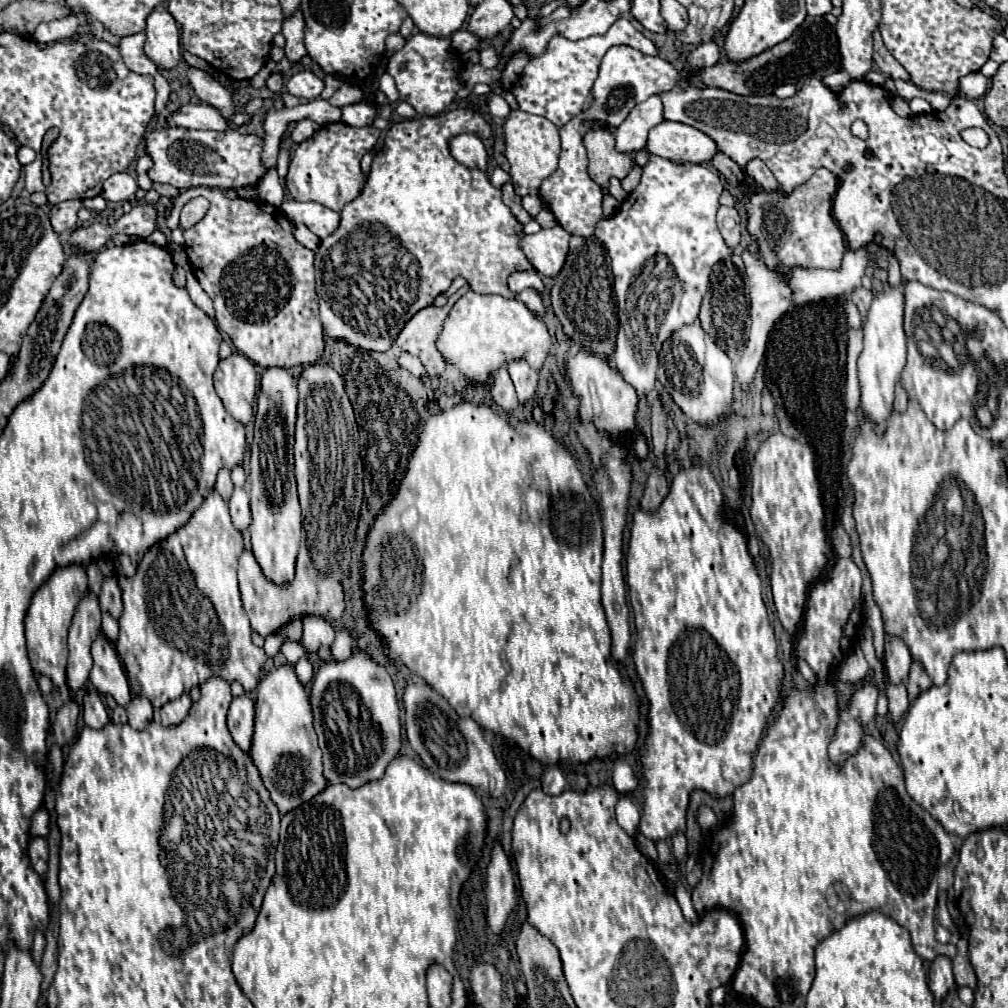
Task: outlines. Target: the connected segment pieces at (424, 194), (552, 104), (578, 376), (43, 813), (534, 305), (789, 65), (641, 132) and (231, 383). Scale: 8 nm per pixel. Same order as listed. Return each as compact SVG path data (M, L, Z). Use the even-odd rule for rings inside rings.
M457 106L437 116L401 120L387 130L385 146L375 154L361 194L343 206L339 228L321 240L315 252L317 296L327 336L343 338L357 348L387 352L405 322L421 308L433 304L455 276L463 276L477 294L515 296L507 286L507 278L519 270L533 270L519 246L525 236L523 224L503 204L501 190L491 186L485 172L461 166L449 152L449 140L457 134L475 134L484 139L491 133L489 122L469 106Z
M619 18L613 24L613 30L607 30L607 34L597 36L597 38L587 38L581 42L571 42L571 40L565 40L561 36L555 36L551 40L551 44L547 46L543 56L527 62L517 84L513 86L513 94L519 102L519 108L523 112L543 116L561 128L573 116L581 114L581 110L589 104L591 88L593 88L593 82L597 78L597 70L599 70L599 62L601 62L605 50L609 50L611 46L617 46L617 44L627 44L631 48L641 50L643 54L657 56L655 44L649 38L645 38L631 24L629 18ZM525 80L527 80L527 88L523 88Z
M579 350L567 358L567 370L571 376L571 386L575 394L581 398L579 416L583 420L593 422L601 432L621 434L635 428L635 416L639 410L639 396L629 386L615 368L603 364L597 354L589 354L589 350Z
M45 808L37 810L31 820L31 834L33 836L47 836L49 834L49 812Z
M523 290L521 294L517 294L517 300L525 302L525 306L529 306L529 310L533 310L533 314L537 316L543 316L545 314L545 308L543 308L543 300L541 296L535 292L535 290Z
M807 16L803 20L803 24L799 26L799 30L791 38L783 40L781 44L765 50L763 54L759 54L743 64L719 62L711 68L703 68L699 78L703 80L705 86L721 88L721 90L727 90L733 94L769 96L781 84L789 82L789 84L797 86L811 78L823 78L825 74L837 72L839 66L841 66L841 54L839 54L839 42L837 42L835 28L823 16L821 18Z
M653 94L645 102L633 106L629 116L623 120L623 124L615 130L617 150L633 154L641 150L647 142L647 134L653 126L657 126L663 120L663 104L661 96Z
M233 352L229 358L219 362L213 380L225 410L243 426L253 422L259 386L255 364L241 352Z

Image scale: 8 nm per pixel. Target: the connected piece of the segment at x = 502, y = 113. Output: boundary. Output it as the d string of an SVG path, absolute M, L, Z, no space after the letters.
M493 94L493 96L489 98L489 114L491 114L491 116L505 118L505 116L509 116L509 112L511 112L509 104L507 104L499 94Z

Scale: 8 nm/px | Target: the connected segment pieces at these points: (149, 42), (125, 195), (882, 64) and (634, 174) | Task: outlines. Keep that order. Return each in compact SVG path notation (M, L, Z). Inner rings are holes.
M157 8L147 18L145 54L163 68L173 68L181 58L179 28L167 8Z
M117 172L105 180L101 196L111 202L123 202L123 200L133 200L135 190L137 190L135 176L131 172Z
M875 32L873 36L875 40L875 46L873 46L873 60L877 62L877 66L889 74L891 78L901 78L901 80L909 80L909 72L887 52L887 48L883 46L883 40L881 40L881 34Z
M633 166L633 170L621 180L621 186L623 186L623 190L625 192L633 192L635 190L635 186L639 184L639 178L641 178L641 166Z

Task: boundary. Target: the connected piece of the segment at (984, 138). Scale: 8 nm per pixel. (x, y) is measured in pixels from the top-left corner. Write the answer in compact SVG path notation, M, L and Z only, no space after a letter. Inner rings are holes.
M967 128L961 132L961 136L965 142L977 148L985 148L989 143L989 138L982 129Z

